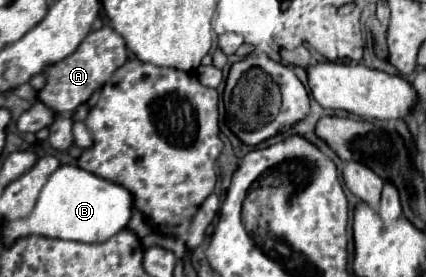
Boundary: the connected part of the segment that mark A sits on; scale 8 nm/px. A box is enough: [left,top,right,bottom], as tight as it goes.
[37,26,127,150]

